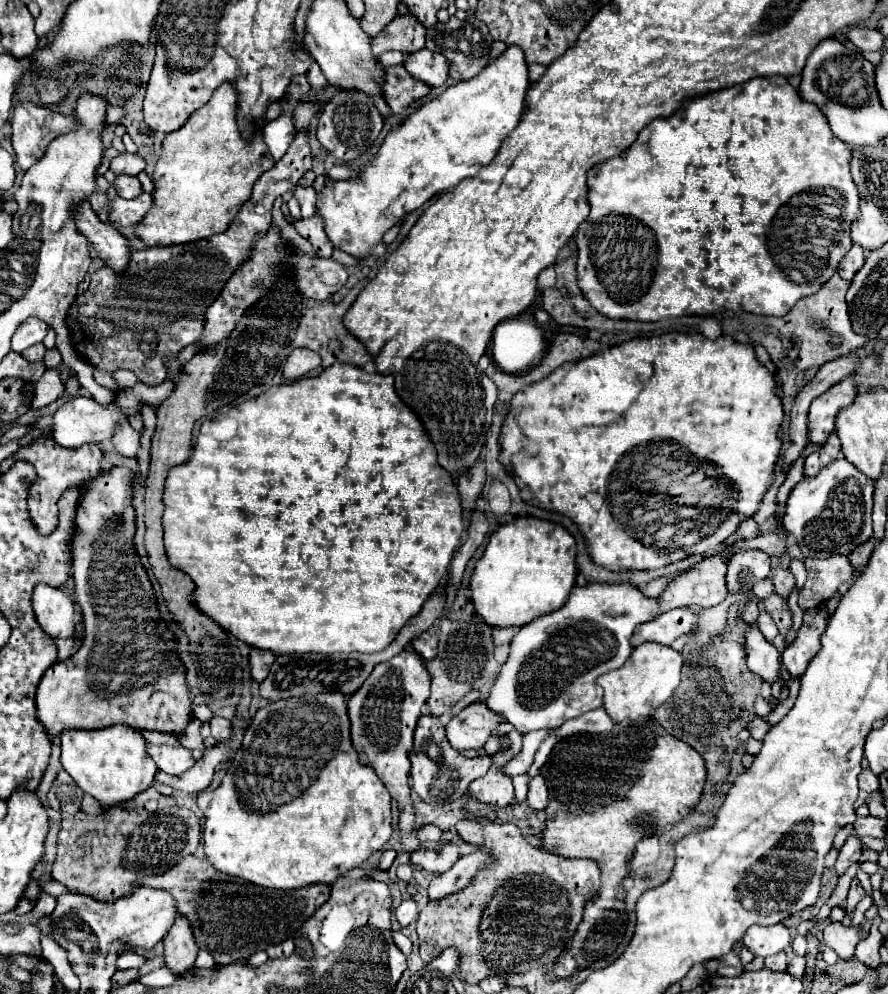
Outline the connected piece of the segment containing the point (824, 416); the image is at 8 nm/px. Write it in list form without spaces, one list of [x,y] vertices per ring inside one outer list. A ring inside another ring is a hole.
[[[846,377],[844,381],[830,387],[826,393],[816,397],[808,411],[808,429],[812,443],[824,443],[828,435],[836,429],[836,417],[840,409],[852,405],[858,393],[858,383],[854,377]]]

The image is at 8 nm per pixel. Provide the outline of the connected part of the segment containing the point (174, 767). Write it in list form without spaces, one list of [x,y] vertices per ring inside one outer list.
[[[148,745],[148,753],[152,755],[152,759],[156,761],[158,769],[168,773],[168,775],[182,775],[184,771],[188,771],[196,761],[192,759],[192,751],[184,749],[184,747],[156,747],[156,745]]]

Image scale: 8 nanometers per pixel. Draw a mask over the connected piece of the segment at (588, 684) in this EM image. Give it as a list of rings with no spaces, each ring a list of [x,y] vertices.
[[[630,581],[612,585],[610,583],[588,583],[584,587],[576,585],[564,607],[544,617],[538,617],[536,621],[530,621],[528,625],[518,629],[518,633],[510,643],[510,657],[502,667],[494,687],[490,689],[486,705],[492,711],[502,713],[504,719],[520,731],[520,735],[526,735],[536,729],[556,729],[572,717],[602,707],[604,691],[600,689],[596,679],[624,665],[624,661],[634,649],[632,647],[634,629],[640,623],[654,619],[658,613],[660,613],[660,601],[646,597]]]

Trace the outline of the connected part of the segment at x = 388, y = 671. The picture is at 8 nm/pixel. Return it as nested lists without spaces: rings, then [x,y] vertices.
[[[404,651],[386,663],[376,665],[364,685],[348,699],[348,715],[352,721],[352,743],[360,755],[360,763],[374,767],[384,781],[390,795],[398,801],[398,829],[402,837],[414,835],[416,811],[410,799],[408,753],[412,751],[412,737],[422,715],[422,705],[430,697],[430,677],[420,653]]]

